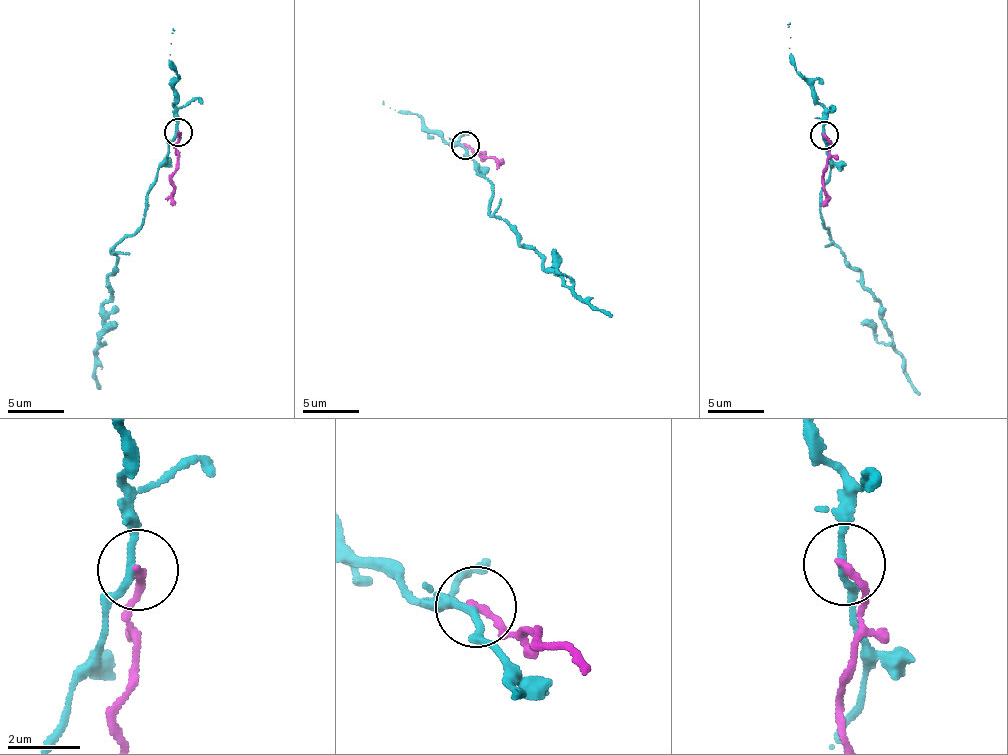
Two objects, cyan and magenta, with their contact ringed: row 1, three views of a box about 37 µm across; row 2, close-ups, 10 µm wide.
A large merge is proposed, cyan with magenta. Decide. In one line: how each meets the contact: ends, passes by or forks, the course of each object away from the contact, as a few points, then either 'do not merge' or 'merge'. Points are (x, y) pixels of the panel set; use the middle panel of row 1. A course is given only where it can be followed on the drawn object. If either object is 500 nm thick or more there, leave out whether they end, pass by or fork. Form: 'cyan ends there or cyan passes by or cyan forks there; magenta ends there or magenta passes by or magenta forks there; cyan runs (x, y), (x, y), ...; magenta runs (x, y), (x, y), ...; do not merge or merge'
cyan passes by; magenta ends there; cyan runs (464, 144), (478, 176), (490, 180), (490, 209), (518, 241), (541, 255), (545, 269), (581, 300), (613, 315); magenta runs (464, 144), (502, 161); do not merge

